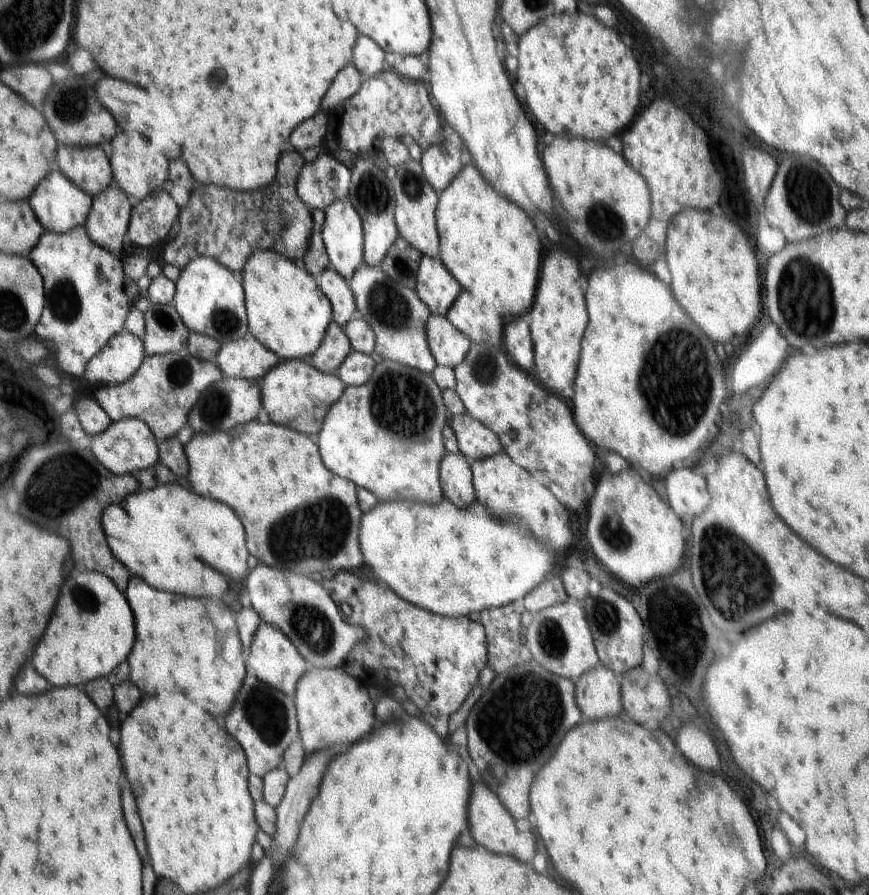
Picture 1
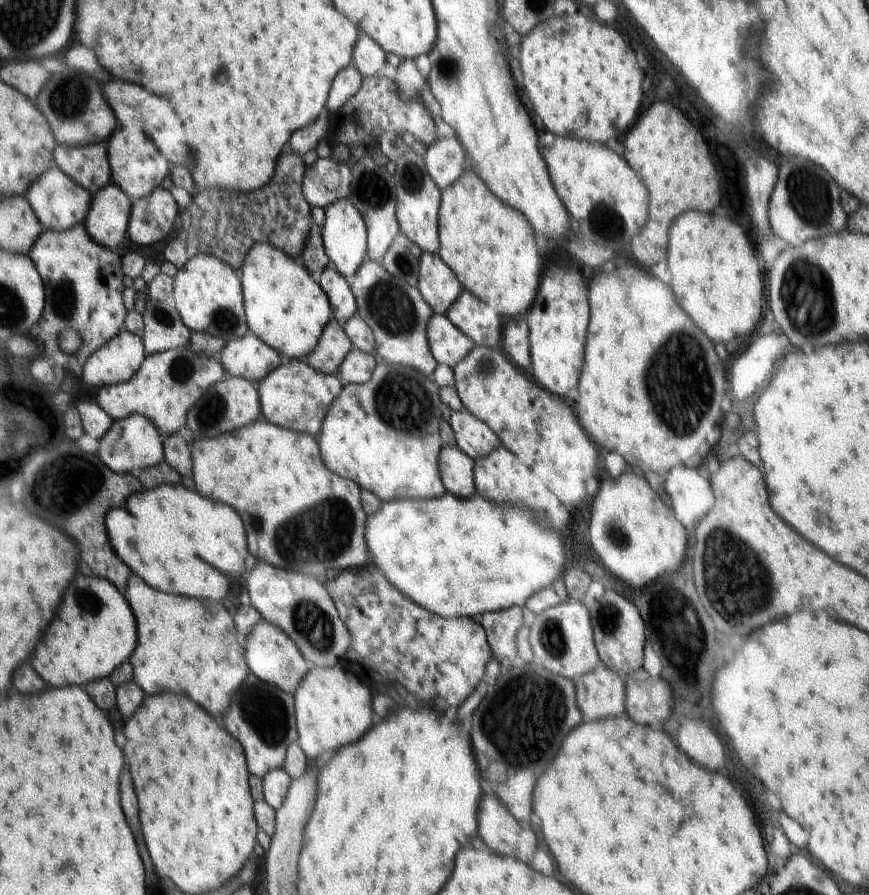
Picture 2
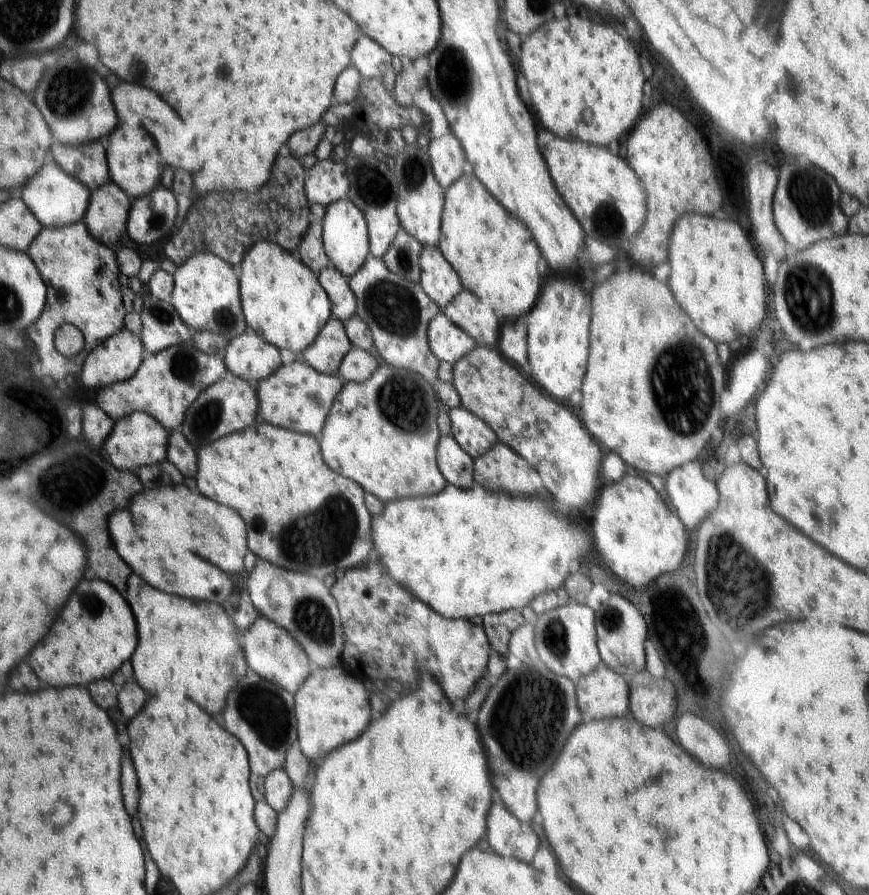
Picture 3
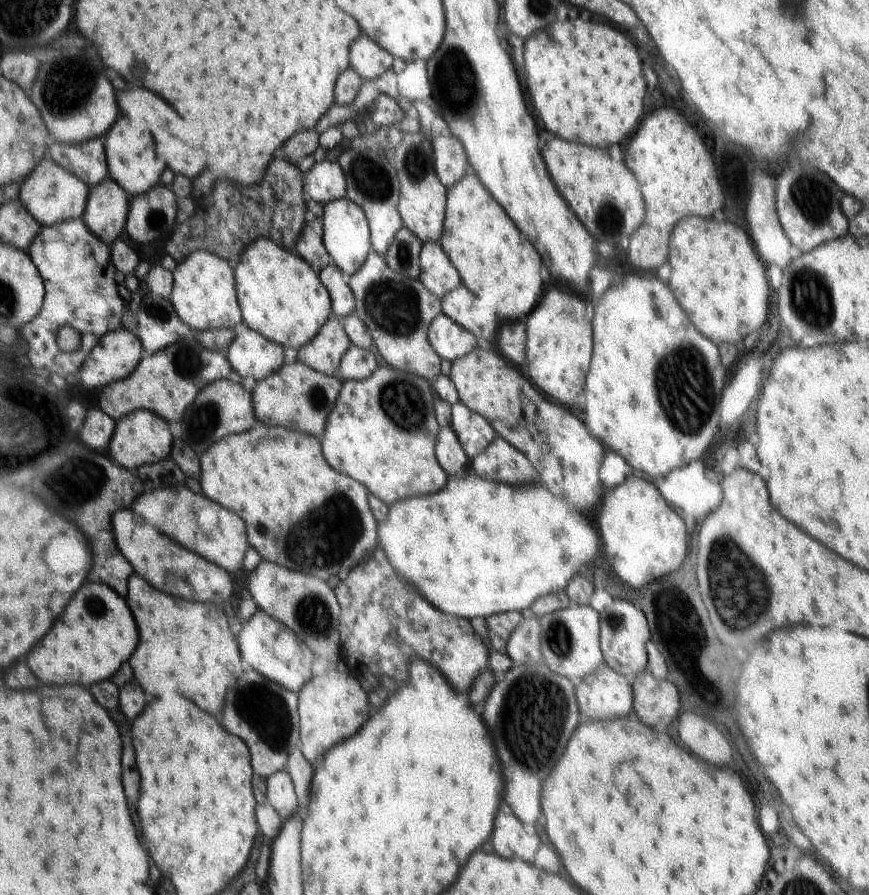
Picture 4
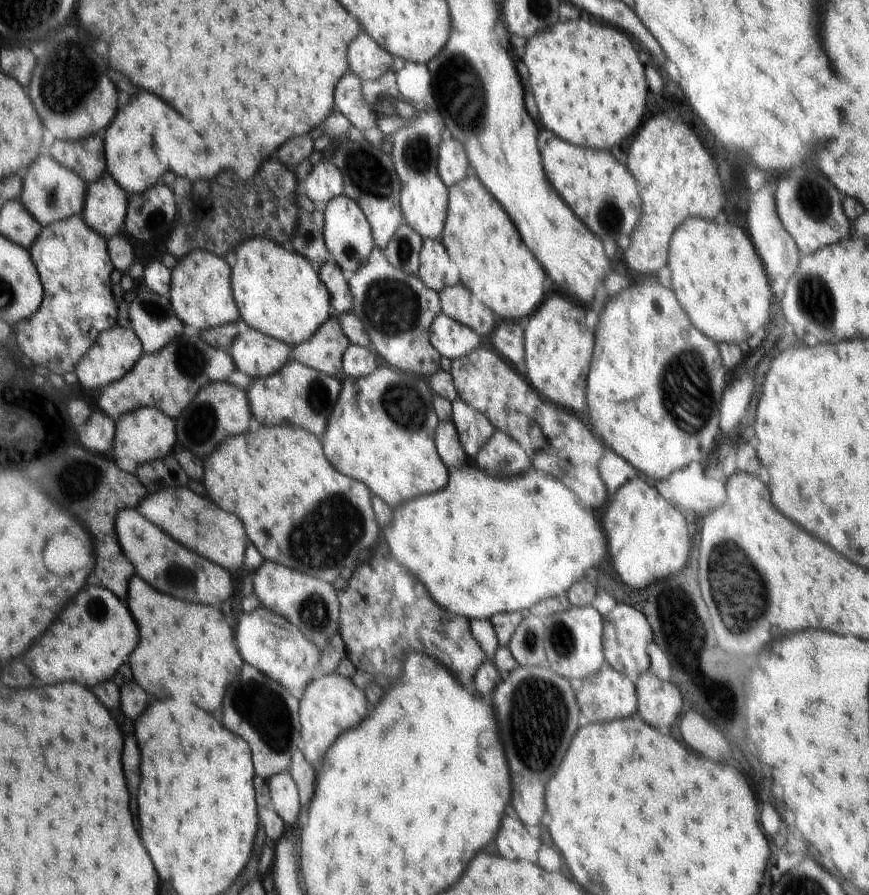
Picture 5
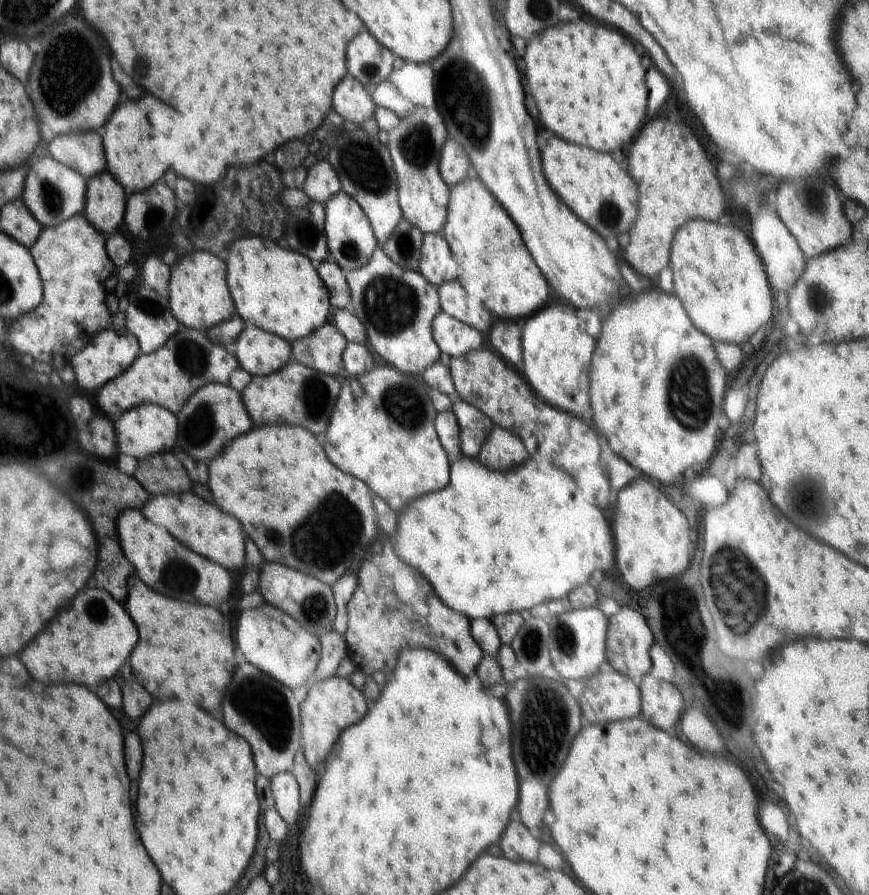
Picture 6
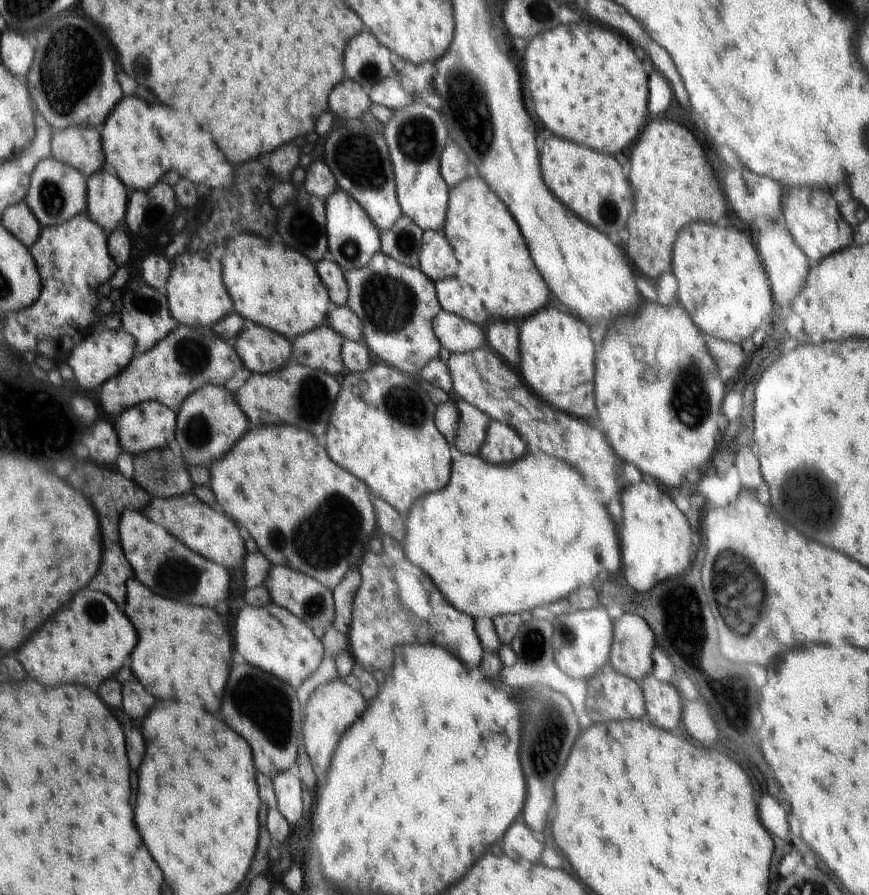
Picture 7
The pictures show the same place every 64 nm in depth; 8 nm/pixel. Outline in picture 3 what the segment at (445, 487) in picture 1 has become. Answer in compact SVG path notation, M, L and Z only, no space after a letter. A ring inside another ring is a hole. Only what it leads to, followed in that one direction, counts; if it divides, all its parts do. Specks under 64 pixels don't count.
M442 435L437 446L437 465L447 484L458 488L472 488L474 484L473 458L468 456L453 435Z

